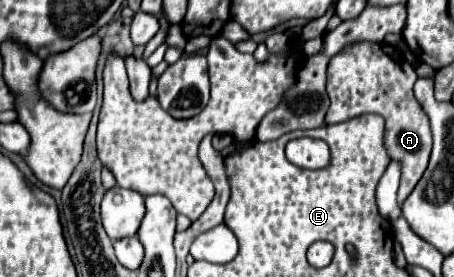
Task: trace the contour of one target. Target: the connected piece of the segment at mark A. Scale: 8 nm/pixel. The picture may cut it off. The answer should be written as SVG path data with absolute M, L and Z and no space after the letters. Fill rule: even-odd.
M356 43L330 59L326 75L328 75L326 93L330 97L330 109L325 116L326 124L342 123L362 113L378 113L384 117L386 121L384 147L388 149L390 159L402 161L398 189L398 203L402 205L404 197L412 193L422 173L426 171L432 151L430 121L412 91L414 81L418 79L414 67L404 59L400 49L396 49L394 45Z

